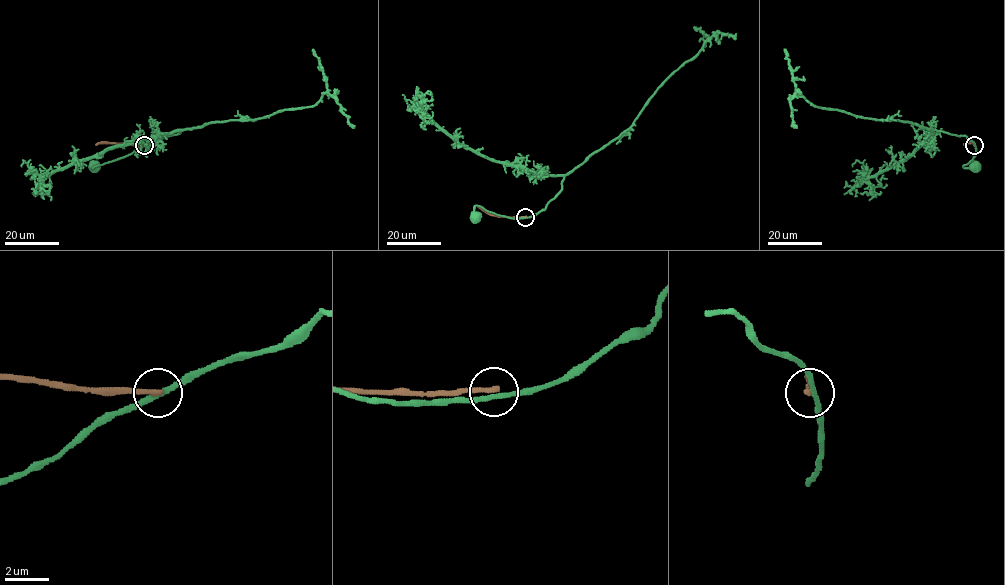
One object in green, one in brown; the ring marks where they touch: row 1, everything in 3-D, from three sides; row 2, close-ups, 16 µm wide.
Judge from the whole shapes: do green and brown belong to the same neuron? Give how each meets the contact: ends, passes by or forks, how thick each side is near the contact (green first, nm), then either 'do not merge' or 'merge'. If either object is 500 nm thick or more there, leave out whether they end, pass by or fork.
green passes by; brown ends; calibres 220 and 260 nm; do not merge

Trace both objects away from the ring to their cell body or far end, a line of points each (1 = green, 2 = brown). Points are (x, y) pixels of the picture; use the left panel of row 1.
1: (144, 145), (124, 156), (94, 165)
2: (144, 145), (96, 144)

